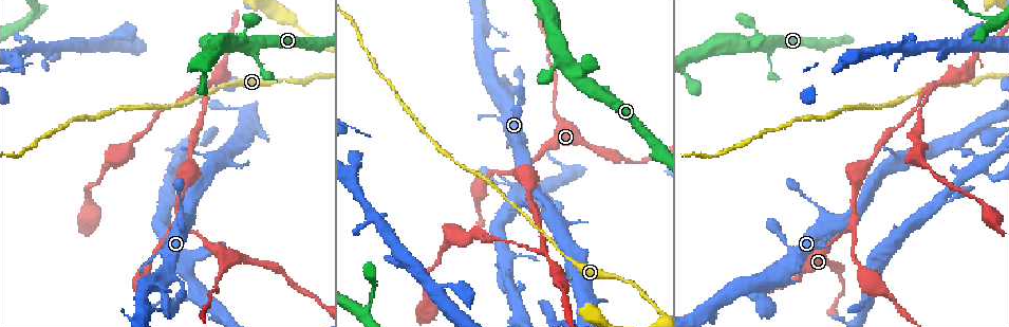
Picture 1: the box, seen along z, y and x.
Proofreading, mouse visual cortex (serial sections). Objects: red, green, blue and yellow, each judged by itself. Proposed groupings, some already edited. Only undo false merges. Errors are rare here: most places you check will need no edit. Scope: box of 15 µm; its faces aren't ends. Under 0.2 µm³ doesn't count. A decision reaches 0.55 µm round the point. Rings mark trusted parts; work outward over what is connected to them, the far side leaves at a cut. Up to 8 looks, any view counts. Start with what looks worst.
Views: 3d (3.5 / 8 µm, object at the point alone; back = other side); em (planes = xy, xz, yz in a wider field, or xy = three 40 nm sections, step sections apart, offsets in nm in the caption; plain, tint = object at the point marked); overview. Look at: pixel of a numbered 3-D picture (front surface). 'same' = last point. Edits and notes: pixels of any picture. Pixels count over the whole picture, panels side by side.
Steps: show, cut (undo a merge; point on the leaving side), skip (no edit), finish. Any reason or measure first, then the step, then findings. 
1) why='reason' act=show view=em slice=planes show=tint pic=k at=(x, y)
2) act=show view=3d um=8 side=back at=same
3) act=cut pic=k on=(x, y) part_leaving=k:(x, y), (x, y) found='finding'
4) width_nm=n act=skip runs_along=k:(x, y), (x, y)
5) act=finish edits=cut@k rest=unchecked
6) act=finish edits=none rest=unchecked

why='arms part here' act=show view=3d um=3.5 pic=1 at=(852, 224)

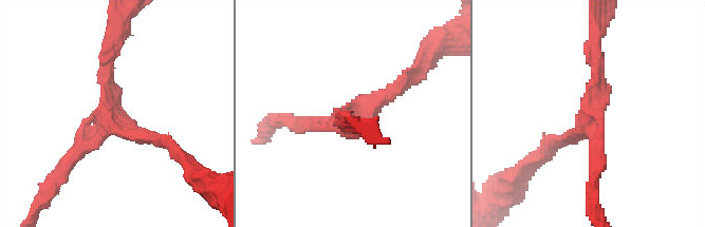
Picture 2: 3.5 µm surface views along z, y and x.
arms=3 arm_widths_nm=200,200,250 act=show view=em slice=xy step=2 show=tint pic=2 at=(112, 124)

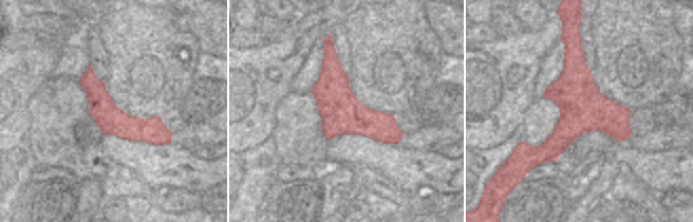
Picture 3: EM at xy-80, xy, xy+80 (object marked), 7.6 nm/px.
act=skip runs_along=2:(167, 144), (109, 120), (109, 56) found='one cell here'

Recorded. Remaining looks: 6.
why='three-way junction' act=show view=3d um=3.5 pic=1 at=(930, 86)

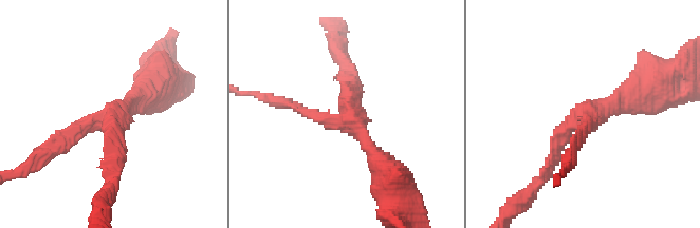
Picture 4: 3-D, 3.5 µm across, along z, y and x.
why='need the tissue' act=show view=em slice=xy step=1 show=tint pic=4 at=(112, 118)

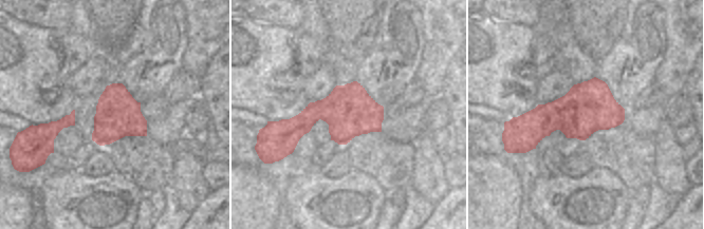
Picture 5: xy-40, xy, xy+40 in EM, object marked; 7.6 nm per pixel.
arms=3 act=skip runs_along=4:(350, 77), (344, 120), (288, 105) found='all the same cell'

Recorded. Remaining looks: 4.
why='thick turns thin' act=show view=3d um=3.5 pic=1 at=(272, 81)

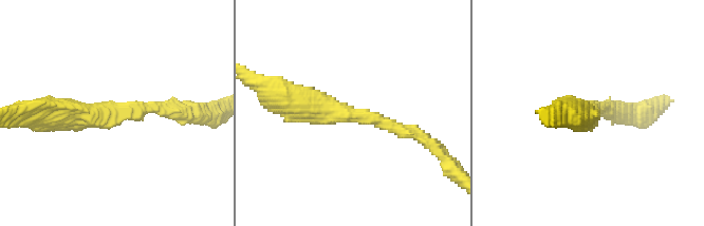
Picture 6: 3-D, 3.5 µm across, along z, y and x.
act=show view=em slice=xy step=2 show=plain pic=6 at=(121, 111)

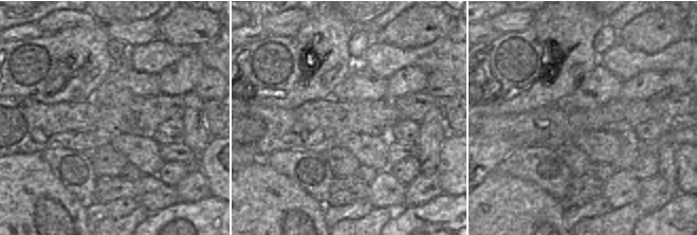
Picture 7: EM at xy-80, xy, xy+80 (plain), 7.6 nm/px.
act=show view=em slice=xy step=2 show=tint at=same

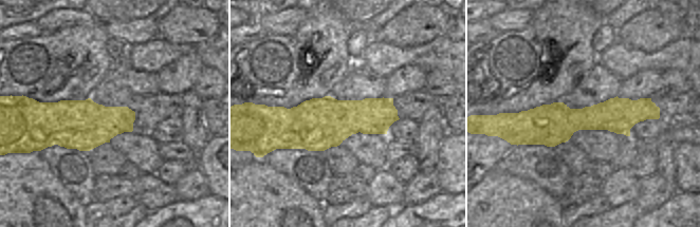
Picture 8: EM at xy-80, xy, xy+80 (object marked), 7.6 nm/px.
width_nm=400 act=skip runs_along=6:(291, 105), (366, 115), (424, 139) found='continuous, no second cell'

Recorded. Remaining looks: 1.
act=finish edits=none rest=unchecked

